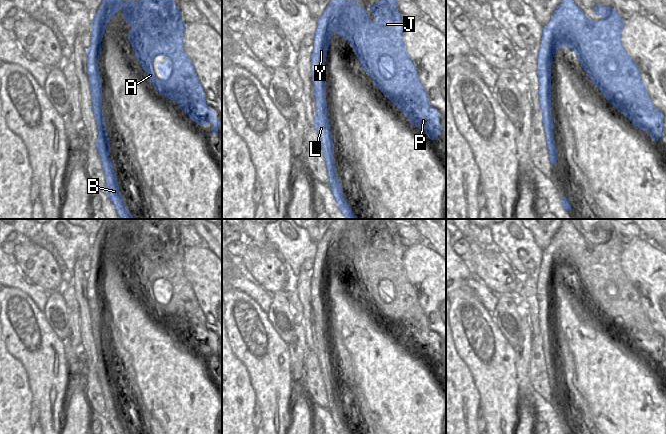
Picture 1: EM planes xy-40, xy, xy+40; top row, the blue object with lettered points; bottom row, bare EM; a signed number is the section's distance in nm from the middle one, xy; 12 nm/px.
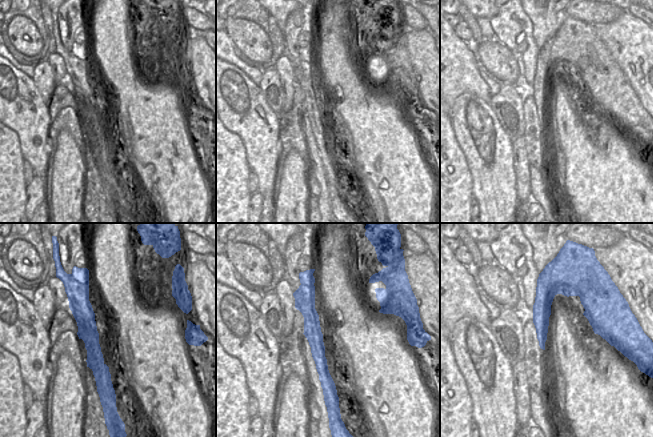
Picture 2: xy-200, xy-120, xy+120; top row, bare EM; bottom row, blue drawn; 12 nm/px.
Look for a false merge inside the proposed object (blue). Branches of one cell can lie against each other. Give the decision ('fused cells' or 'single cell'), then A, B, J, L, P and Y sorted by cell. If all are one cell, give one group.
fused cells | A J P Y / B L

